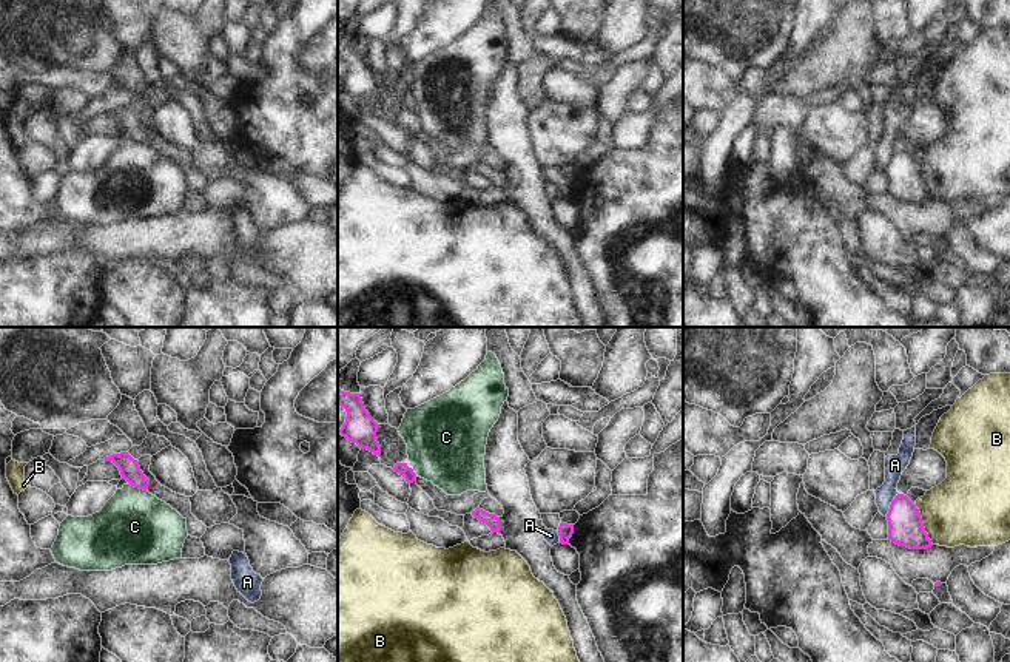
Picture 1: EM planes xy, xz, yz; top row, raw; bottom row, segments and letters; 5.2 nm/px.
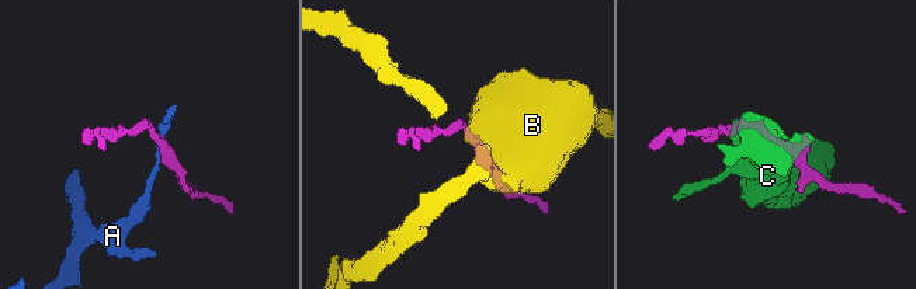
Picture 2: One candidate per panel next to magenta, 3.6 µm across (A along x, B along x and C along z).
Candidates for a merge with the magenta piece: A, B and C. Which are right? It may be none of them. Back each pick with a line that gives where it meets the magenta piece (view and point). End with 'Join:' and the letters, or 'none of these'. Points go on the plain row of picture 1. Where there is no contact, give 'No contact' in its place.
Join: none of these.

